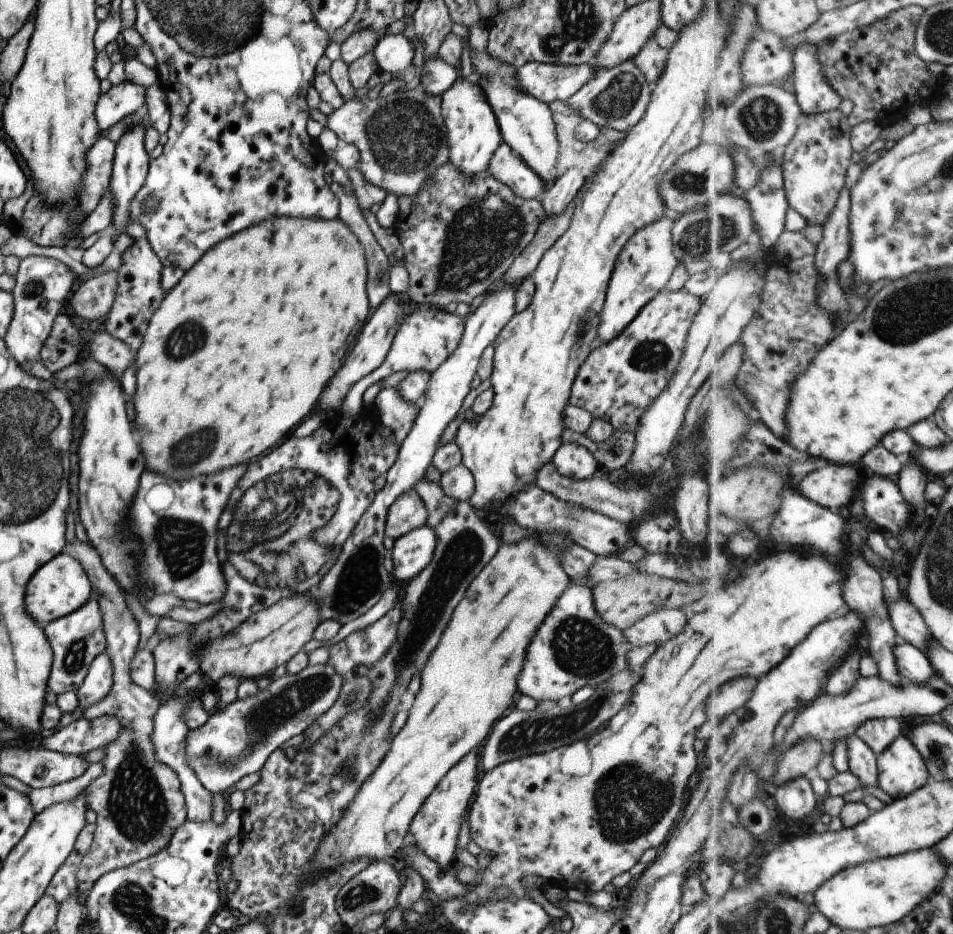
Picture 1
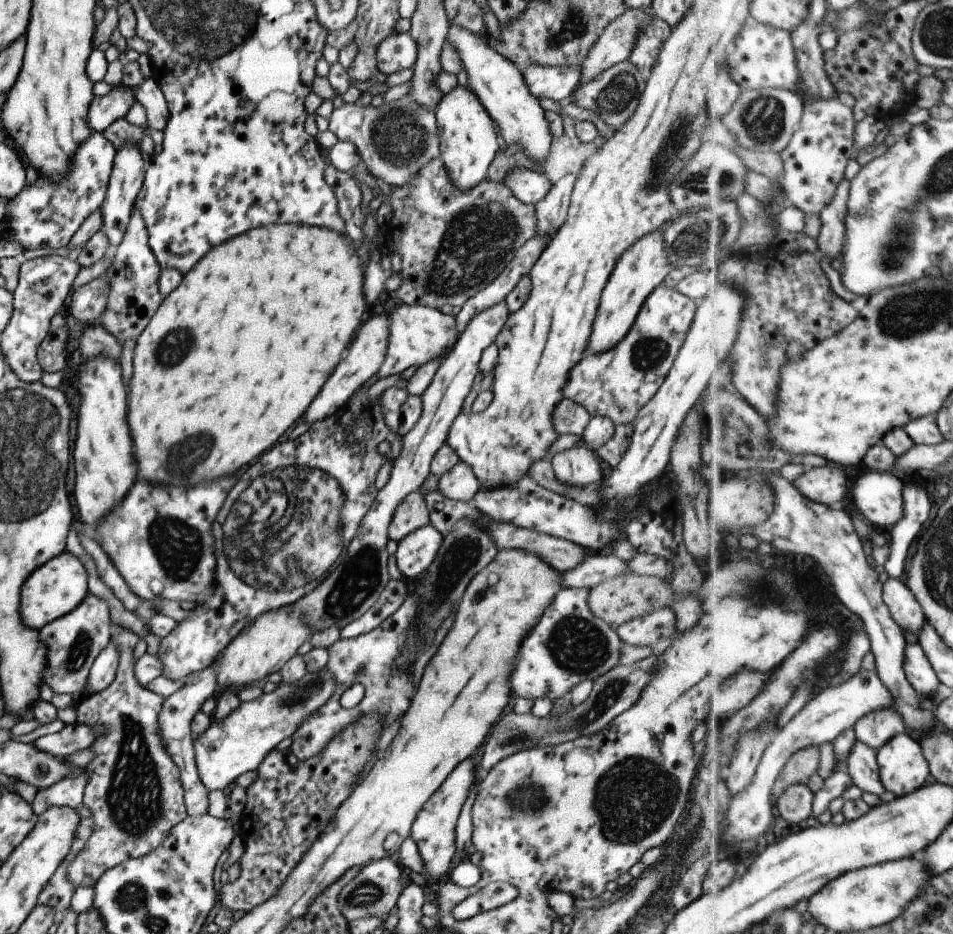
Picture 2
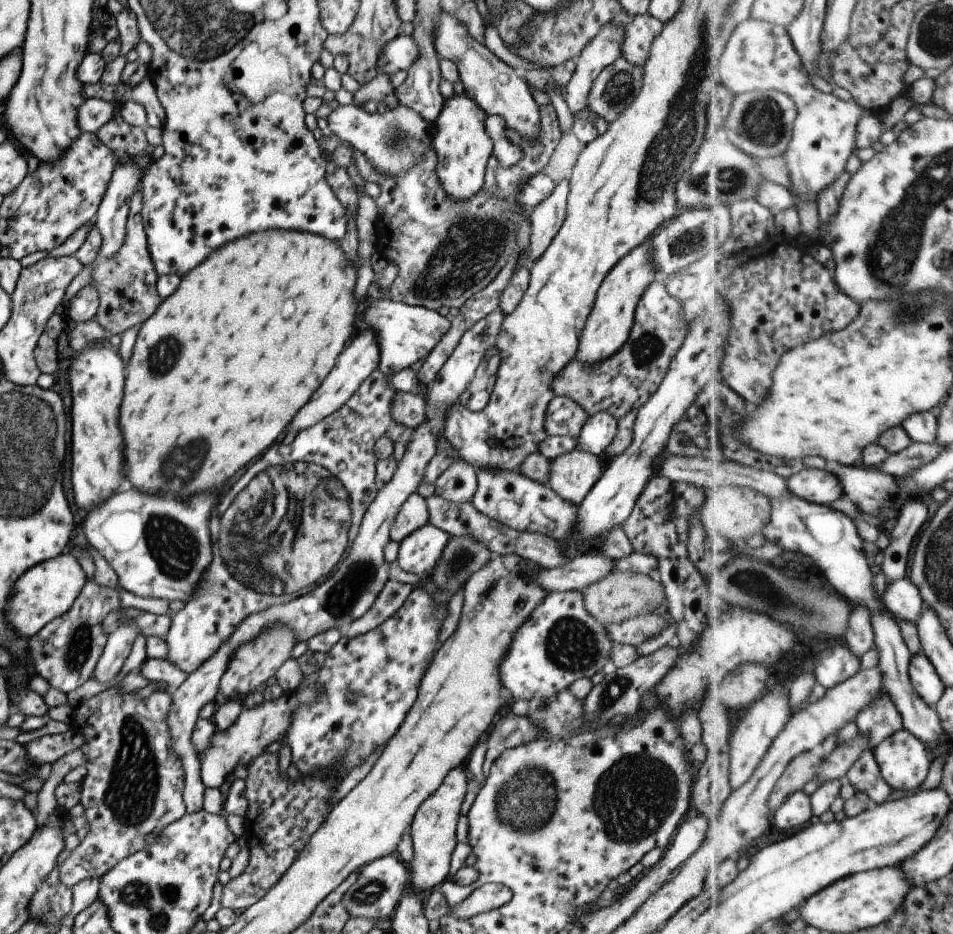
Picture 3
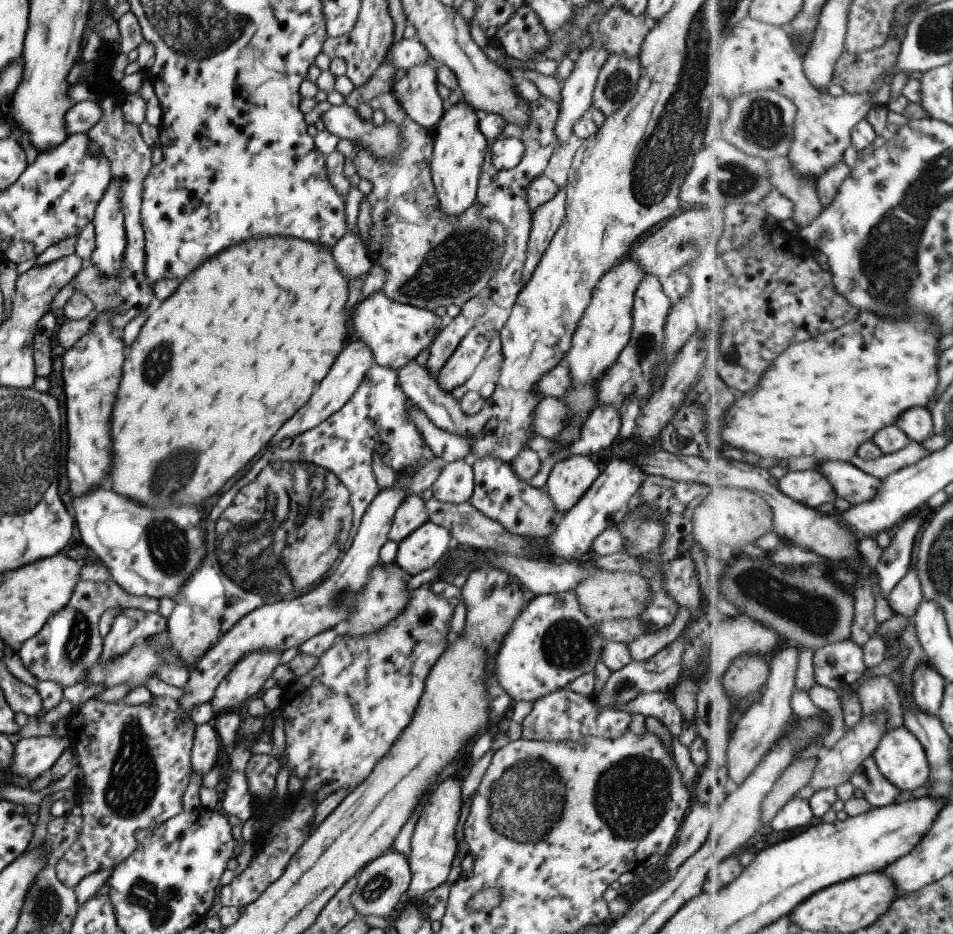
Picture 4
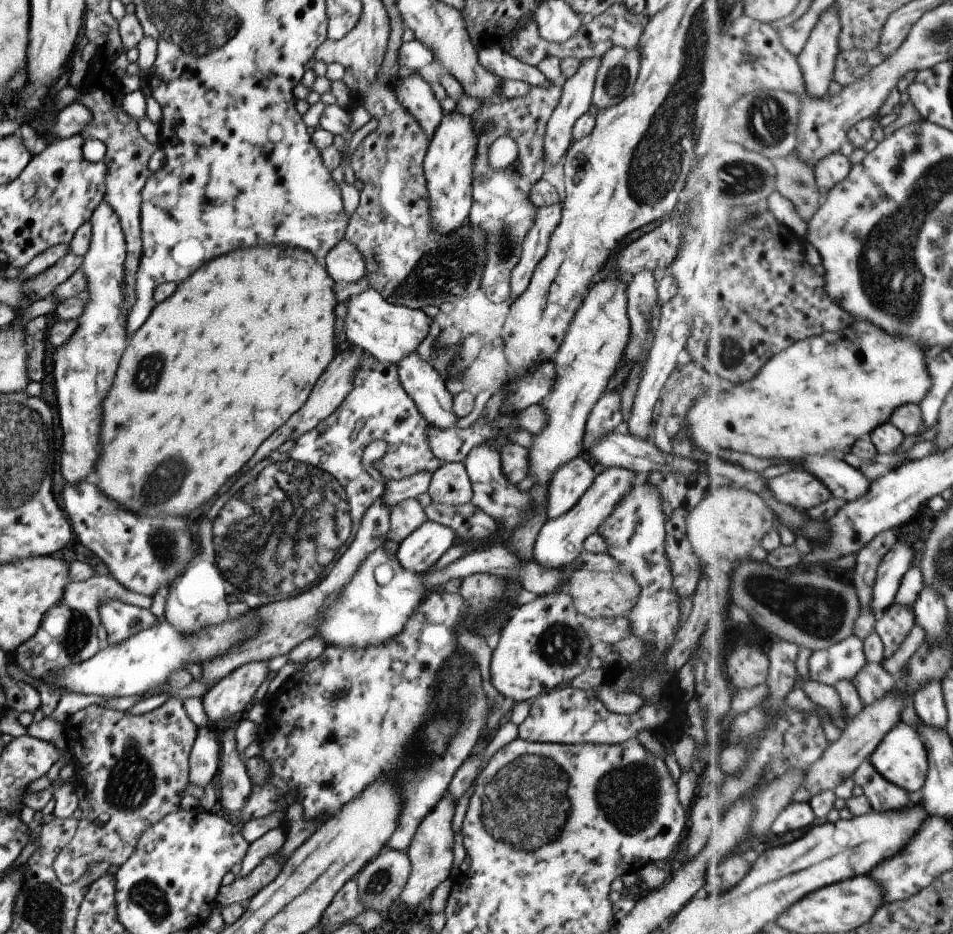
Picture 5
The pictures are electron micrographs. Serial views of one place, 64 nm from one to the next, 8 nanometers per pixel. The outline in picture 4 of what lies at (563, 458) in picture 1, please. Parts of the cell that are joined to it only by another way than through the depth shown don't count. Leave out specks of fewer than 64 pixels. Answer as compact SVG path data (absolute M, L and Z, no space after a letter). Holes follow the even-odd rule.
M586 455L569 456L551 468L543 490L553 500L555 510L567 512L589 489L600 474L593 460L596 458Z

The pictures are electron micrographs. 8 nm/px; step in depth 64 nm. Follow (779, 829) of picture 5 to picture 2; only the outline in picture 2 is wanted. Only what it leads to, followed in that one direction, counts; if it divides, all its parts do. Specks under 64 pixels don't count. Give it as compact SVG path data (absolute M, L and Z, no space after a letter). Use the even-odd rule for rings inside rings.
M795 784L776 802L775 813L783 820L785 827L799 824L814 816L814 801L815 794L807 784Z

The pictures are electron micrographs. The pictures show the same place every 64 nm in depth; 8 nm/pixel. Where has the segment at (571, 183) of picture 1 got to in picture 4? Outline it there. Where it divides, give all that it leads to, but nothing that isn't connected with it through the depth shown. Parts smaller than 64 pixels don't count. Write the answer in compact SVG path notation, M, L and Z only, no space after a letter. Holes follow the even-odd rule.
M565 186L559 187L556 194L548 202L537 206L532 211L530 234L527 238L525 260L523 260L523 270L521 270L521 282L523 284L531 278L541 255L547 249L547 244L549 244L551 237L554 236L557 228L561 225L565 200Z

